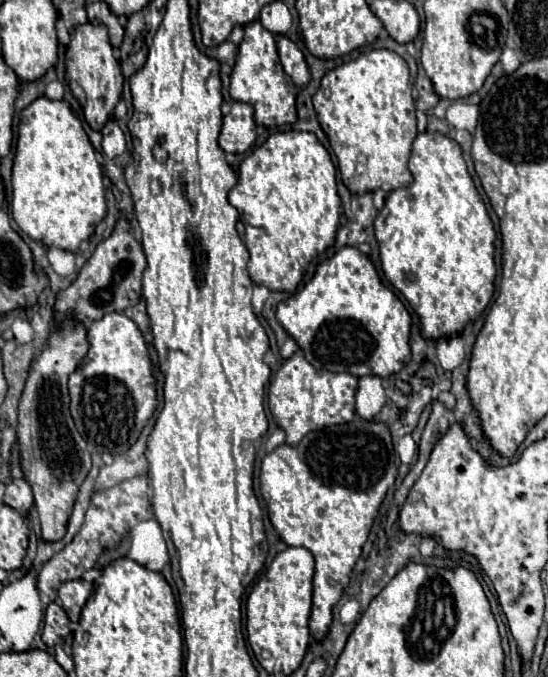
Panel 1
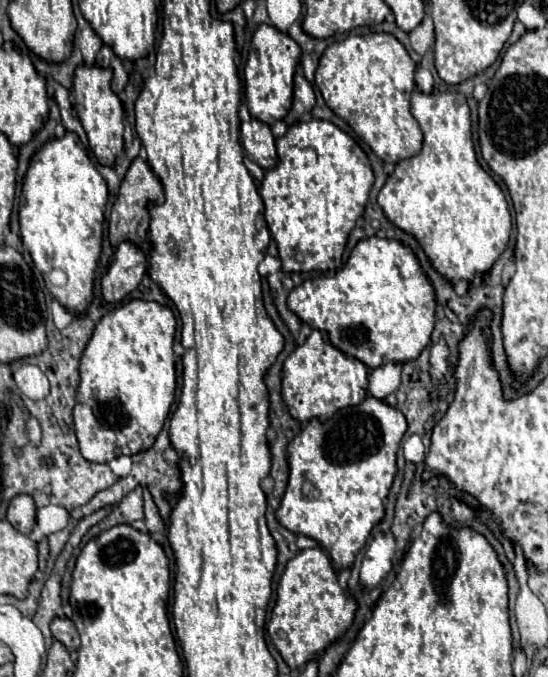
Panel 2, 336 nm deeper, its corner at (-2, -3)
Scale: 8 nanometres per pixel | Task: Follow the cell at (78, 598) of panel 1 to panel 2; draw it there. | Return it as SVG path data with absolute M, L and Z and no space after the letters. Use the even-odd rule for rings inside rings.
M55 618L51 622L51 632L53 632L53 638L59 640L69 652L79 650L79 634L77 634L77 628L71 620Z

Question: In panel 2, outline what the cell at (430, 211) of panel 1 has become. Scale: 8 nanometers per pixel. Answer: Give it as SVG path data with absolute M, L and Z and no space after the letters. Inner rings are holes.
M415 88L411 94L411 114L421 126L423 148L417 156L405 158L395 166L393 174L379 190L379 206L383 208L389 222L413 234L423 244L433 266L445 278L449 278L453 284L457 284L459 280L471 282L475 276L483 276L487 270L491 270L491 266L507 246L511 234L509 204L499 184L477 162L471 136L469 104L461 92L445 90L425 94Z

